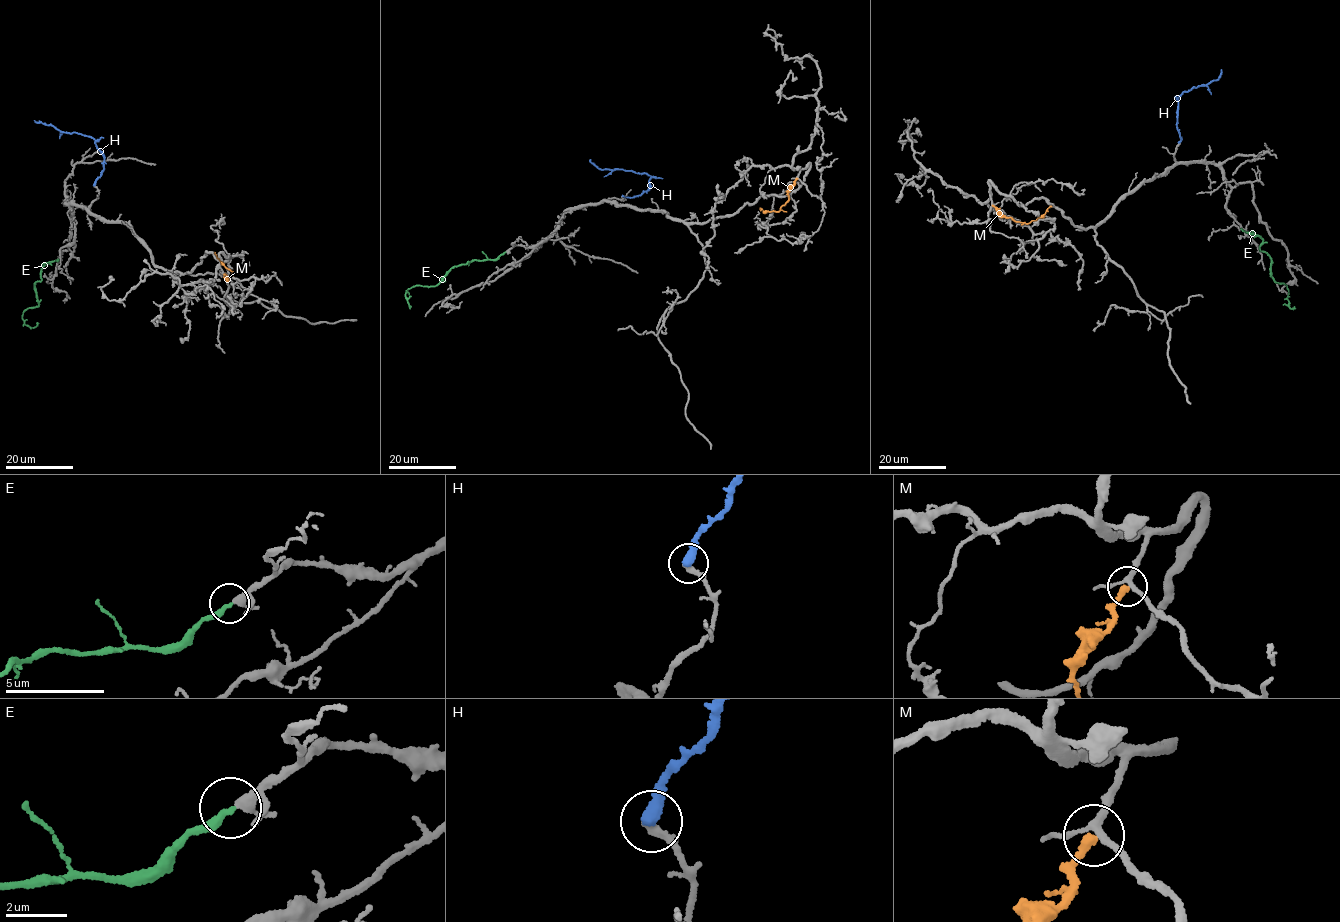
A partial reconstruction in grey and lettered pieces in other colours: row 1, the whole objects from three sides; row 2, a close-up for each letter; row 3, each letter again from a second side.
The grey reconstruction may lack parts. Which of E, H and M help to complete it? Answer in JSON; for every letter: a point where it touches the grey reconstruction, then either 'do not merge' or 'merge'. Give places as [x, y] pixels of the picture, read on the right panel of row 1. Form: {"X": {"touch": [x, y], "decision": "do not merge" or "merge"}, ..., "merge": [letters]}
{"E": {"touch": [1241, 228], "decision": "merge"}, "H": {"touch": [1179, 142], "decision": "do not merge"}, "M": {"touch": [992, 205], "decision": "do not merge"}, "merge": ["E"]}

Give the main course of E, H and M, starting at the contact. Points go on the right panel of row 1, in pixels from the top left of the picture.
E: (1241, 228), (1263, 239), (1260, 250), (1269, 256), (1273, 279), (1286, 286), (1289, 306), (1292, 309), (1294, 306)
H: (1179, 143), (1179, 96), (1184, 91), (1216, 81), (1221, 69)
M: (992, 205), (1002, 216), (1027, 223), (1042, 216), (1051, 206)

